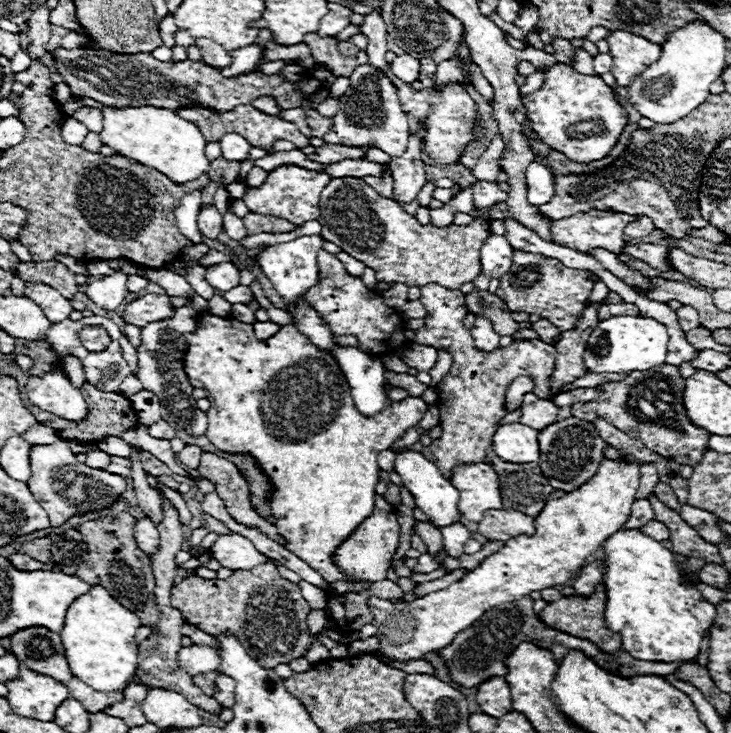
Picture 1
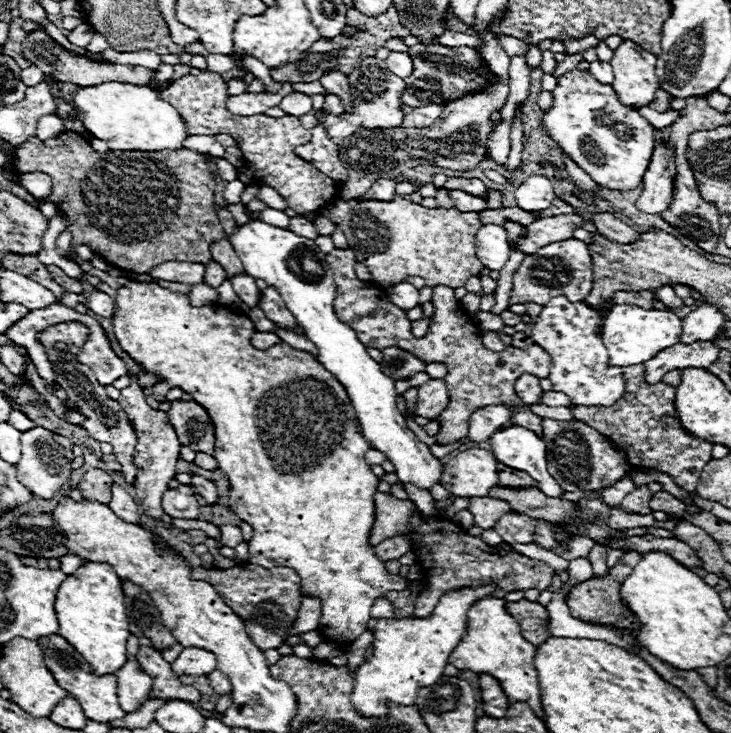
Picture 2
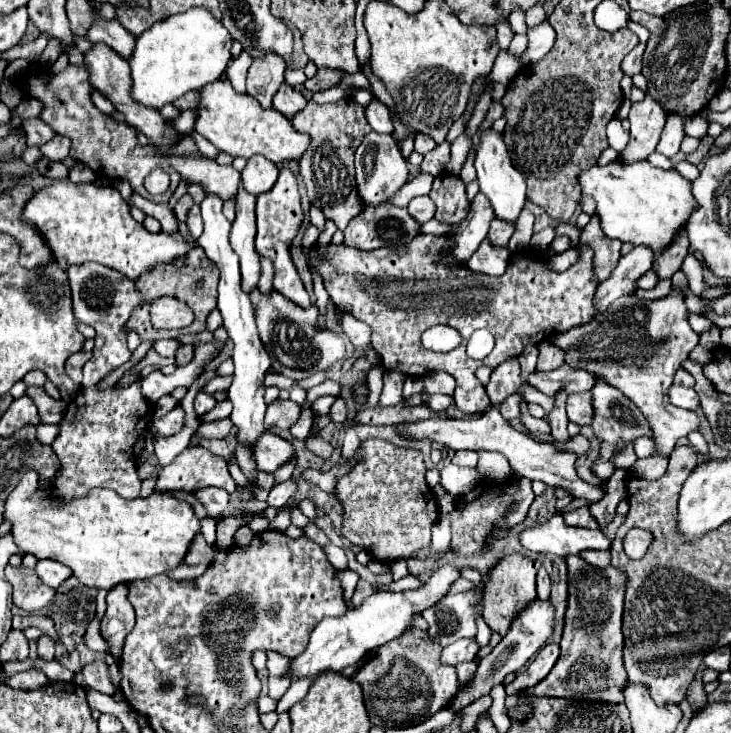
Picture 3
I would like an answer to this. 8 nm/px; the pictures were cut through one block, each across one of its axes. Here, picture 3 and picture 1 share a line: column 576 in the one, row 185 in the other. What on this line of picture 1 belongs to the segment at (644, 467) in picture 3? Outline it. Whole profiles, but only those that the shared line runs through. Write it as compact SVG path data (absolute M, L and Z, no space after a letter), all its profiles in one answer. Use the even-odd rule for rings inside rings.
M352 176L332 178L330 184L322 190L318 222L322 224L320 236L324 240L334 242L344 252L364 262L368 268L376 272L376 278L380 282L402 282L406 286L418 286L418 288L426 284L440 284L444 288L458 290L462 284L474 280L482 272L480 248L486 236L490 236L490 230L486 230L486 224L480 218L472 222L474 226L454 226L454 224L446 228L436 228L434 224L422 226L414 216L406 214L396 200L380 196L362 178L352 178Z

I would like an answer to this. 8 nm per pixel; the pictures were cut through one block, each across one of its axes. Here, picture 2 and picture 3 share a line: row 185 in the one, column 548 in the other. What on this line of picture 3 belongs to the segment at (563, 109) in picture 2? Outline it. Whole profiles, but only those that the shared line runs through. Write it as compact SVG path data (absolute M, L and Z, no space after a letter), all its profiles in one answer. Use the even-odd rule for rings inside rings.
M536 598L530 606L522 608L522 610L518 612L518 616L514 618L510 630L506 632L506 636L500 640L500 644L498 644L486 658L482 658L482 660L478 662L476 676L474 676L474 680L470 682L470 686L466 686L468 690L462 688L462 690L458 692L458 696L454 698L454 702L450 704L450 708L452 708L452 710L460 710L460 708L472 704L474 698L486 696L492 686L502 684L502 680L504 680L506 674L516 672L518 668L522 668L522 666L548 642L548 638L552 636L552 632L554 632L554 612L556 612L554 604L552 604L550 600L548 600L548 602L542 602L540 598Z

